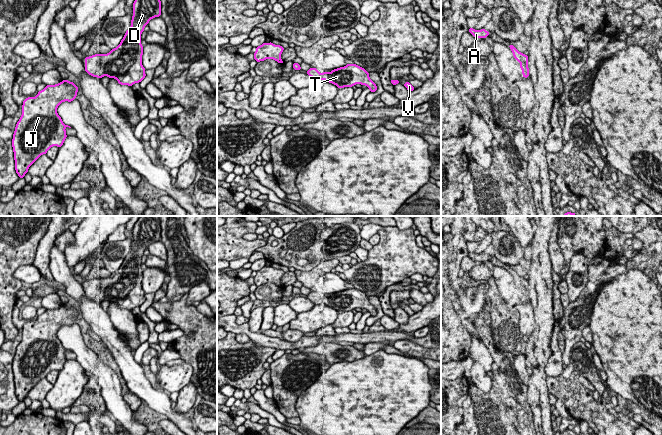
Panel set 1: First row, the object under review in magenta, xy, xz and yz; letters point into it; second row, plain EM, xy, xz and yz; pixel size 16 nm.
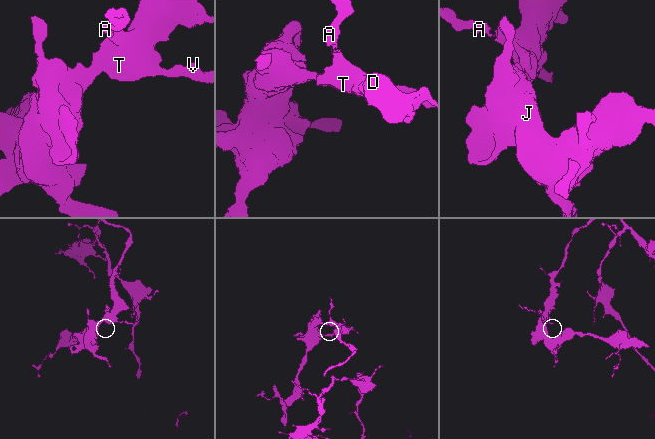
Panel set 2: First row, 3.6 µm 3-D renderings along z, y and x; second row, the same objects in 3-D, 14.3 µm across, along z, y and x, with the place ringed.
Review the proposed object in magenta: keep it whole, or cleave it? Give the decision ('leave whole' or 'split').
leave whole

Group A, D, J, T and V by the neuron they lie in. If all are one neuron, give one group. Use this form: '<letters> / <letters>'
A D J T V

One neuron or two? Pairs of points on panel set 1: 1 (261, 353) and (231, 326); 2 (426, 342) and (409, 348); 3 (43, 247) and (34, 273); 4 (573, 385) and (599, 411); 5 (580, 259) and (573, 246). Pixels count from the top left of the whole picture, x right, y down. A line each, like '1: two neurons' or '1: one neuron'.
1: two neurons
2: two neurons
3: two neurons
4: one neuron
5: two neurons

